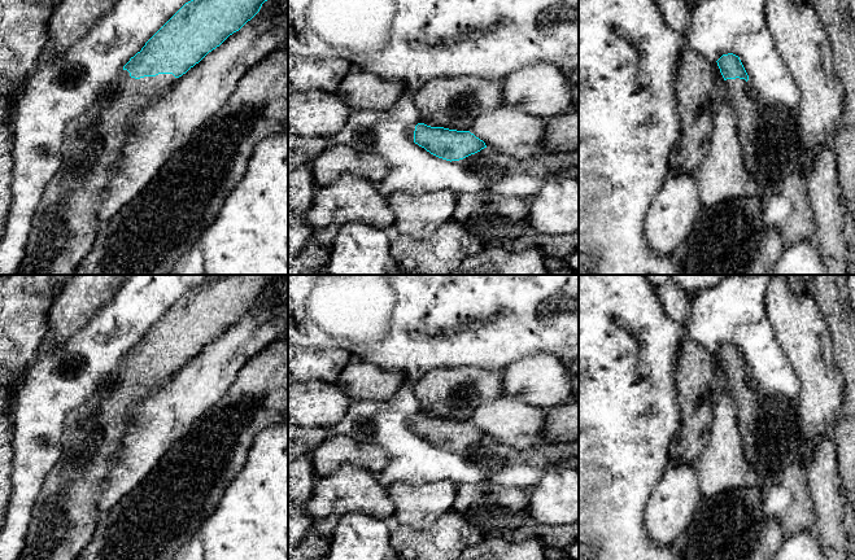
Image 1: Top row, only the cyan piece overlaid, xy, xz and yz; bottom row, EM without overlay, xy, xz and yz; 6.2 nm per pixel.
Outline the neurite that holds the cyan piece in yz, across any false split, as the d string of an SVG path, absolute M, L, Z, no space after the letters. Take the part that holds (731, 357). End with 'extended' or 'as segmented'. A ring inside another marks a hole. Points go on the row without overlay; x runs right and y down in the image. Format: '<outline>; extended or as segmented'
M733 344L723 345L716 353L725 371L727 390L737 406L738 429L745 456L749 461L753 461L753 439L759 406L758 390L747 372L749 366L738 346Z; extended

